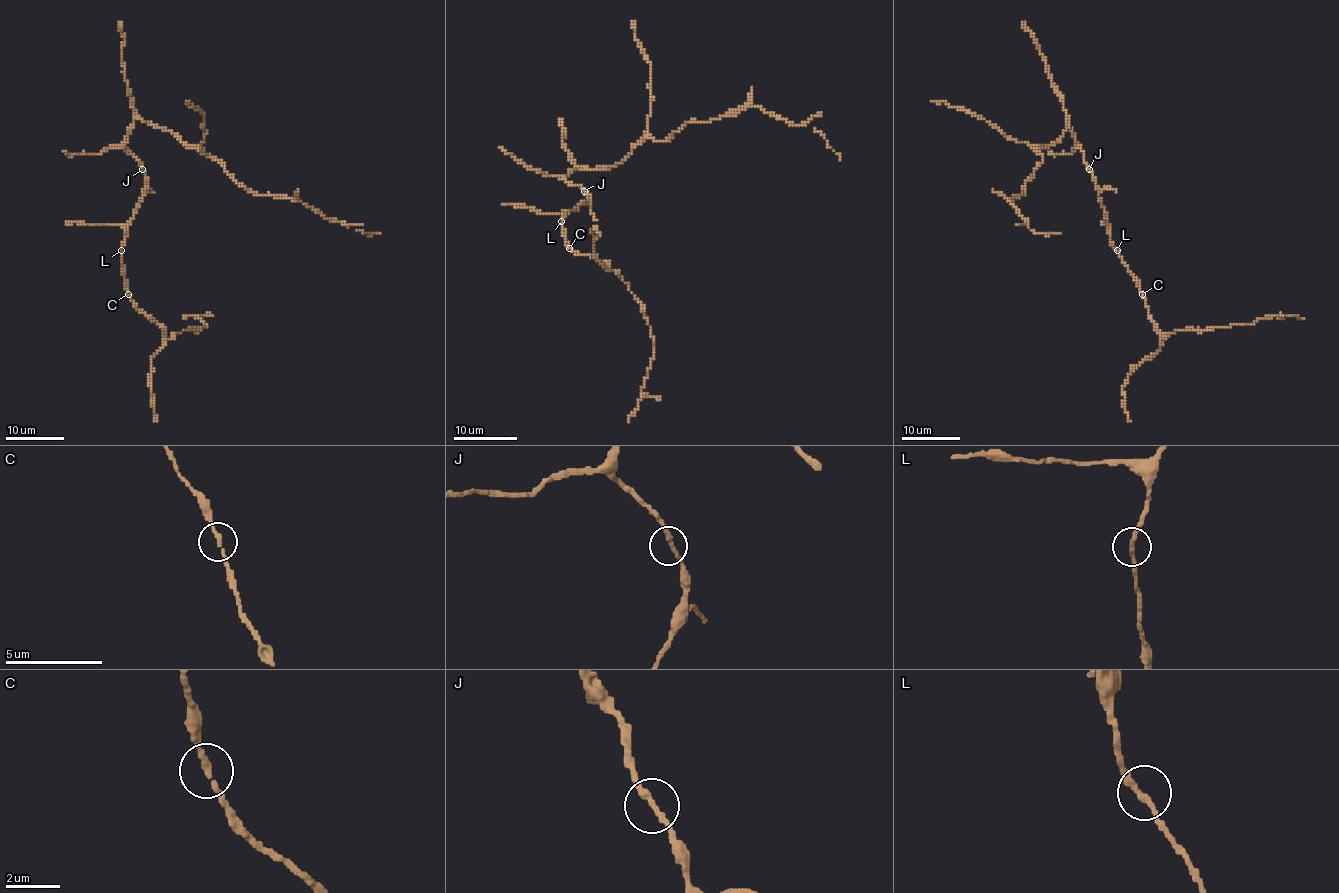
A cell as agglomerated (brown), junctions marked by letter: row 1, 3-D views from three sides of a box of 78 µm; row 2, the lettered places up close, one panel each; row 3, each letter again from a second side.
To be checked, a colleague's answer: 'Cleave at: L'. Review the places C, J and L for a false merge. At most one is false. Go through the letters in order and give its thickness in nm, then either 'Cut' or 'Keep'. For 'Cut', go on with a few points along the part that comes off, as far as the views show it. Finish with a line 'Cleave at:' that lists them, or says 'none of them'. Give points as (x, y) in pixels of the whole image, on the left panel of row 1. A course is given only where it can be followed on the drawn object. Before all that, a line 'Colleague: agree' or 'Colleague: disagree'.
Colleague: disagree
C: Thickness 240 nm. Keep
J: Thickness 240 nm. Keep
L: Thickness 240 nm. Keep
Cleave at: none of them

